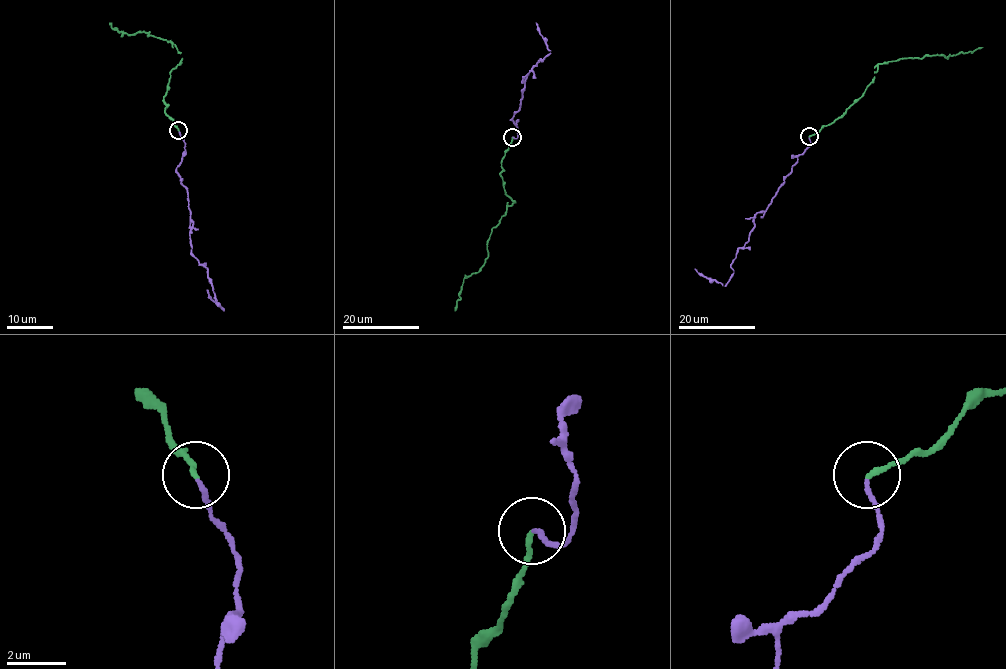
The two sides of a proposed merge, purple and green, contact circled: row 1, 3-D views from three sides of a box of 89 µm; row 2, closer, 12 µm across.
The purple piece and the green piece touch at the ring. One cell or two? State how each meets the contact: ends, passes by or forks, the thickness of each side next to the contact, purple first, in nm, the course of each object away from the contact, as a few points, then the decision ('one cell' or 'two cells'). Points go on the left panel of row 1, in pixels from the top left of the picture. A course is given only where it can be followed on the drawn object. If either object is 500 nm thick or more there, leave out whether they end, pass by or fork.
purple ends | green ends | 150/160 nm | purple via (178, 130), (185, 151), (176, 172), (188, 193), (191, 253), (207, 270), (214, 299), (224, 310), (206, 289) | green via (178, 130), (166, 114), (163, 100), (170, 72), (182, 58), (173, 42), (144, 32), (123, 34), (109, 22) | one cell

